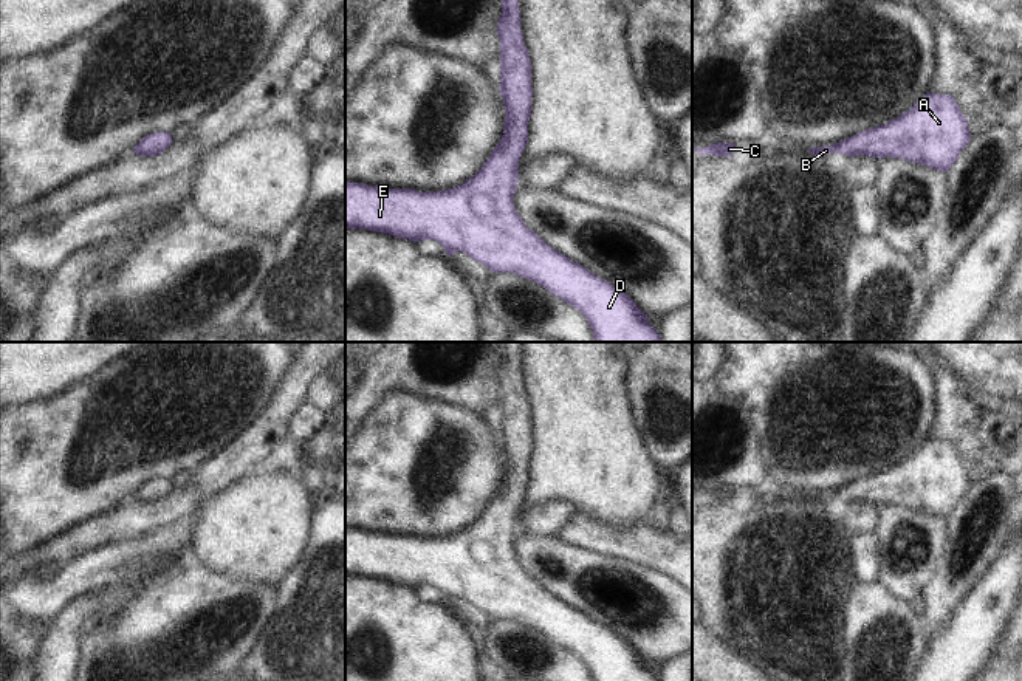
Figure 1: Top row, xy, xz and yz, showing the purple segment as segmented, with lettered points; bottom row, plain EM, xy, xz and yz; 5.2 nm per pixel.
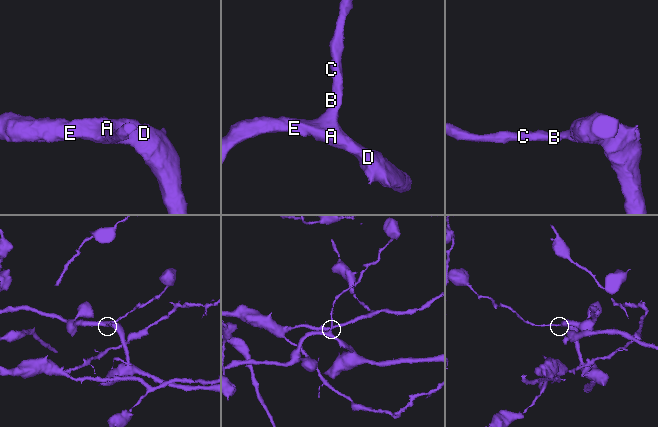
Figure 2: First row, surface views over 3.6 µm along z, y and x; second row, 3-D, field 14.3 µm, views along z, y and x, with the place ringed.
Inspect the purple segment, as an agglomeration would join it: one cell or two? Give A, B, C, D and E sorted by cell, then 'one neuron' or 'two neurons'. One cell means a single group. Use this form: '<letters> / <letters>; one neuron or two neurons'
A B C D E; one neuron

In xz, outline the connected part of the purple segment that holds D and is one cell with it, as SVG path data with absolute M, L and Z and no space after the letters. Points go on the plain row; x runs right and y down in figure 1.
M499 342L502 362L497 370L500 385L500 443L505 450L503 481L483 514L463 531L440 539L387 536L345 528L345 576L369 576L398 585L438 588L448 604L465 599L491 619L511 619L539 630L553 642L574 653L590 670L593 681L660 681L636 650L610 628L596 624L528 576L513 549L519 529L519 505L528 491L531 463L531 407L520 376L519 342Z

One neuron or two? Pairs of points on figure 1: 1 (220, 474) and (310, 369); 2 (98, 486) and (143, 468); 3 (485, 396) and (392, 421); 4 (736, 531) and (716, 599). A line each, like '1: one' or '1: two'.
1: one
2: one
3: two
4: one

